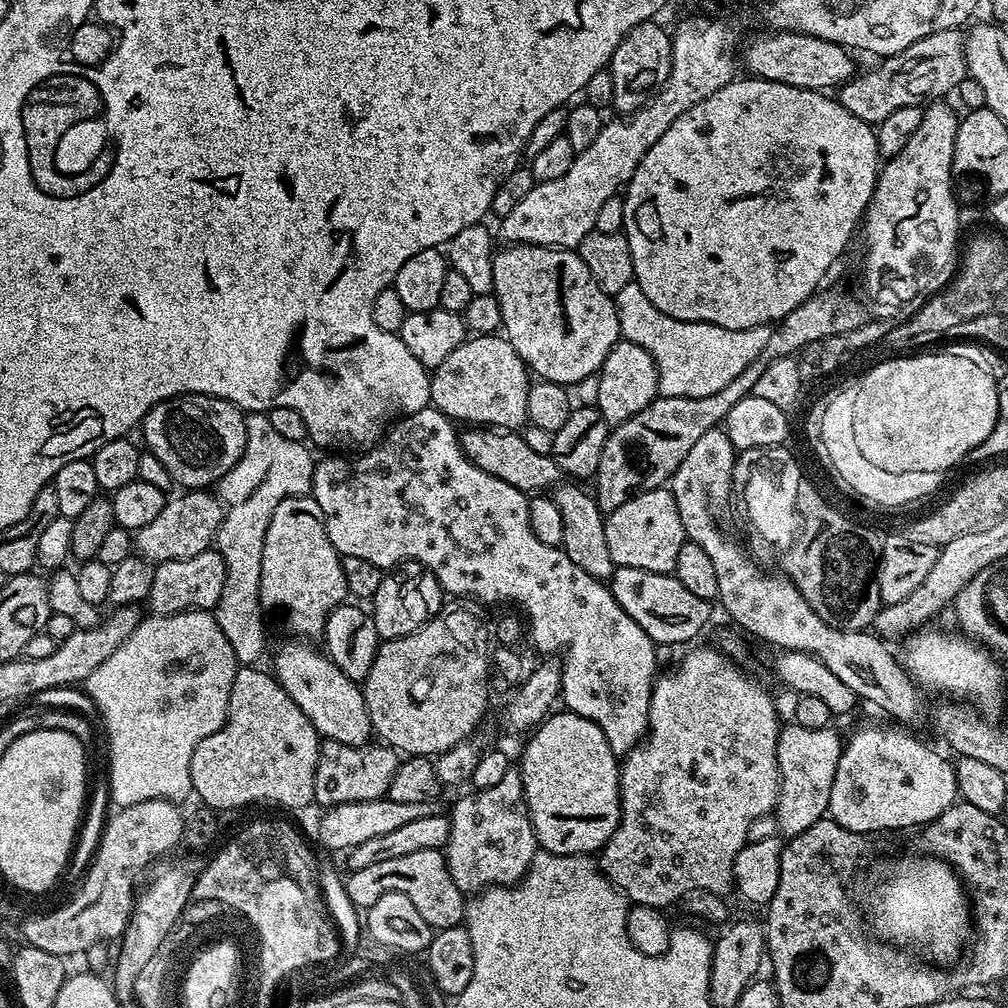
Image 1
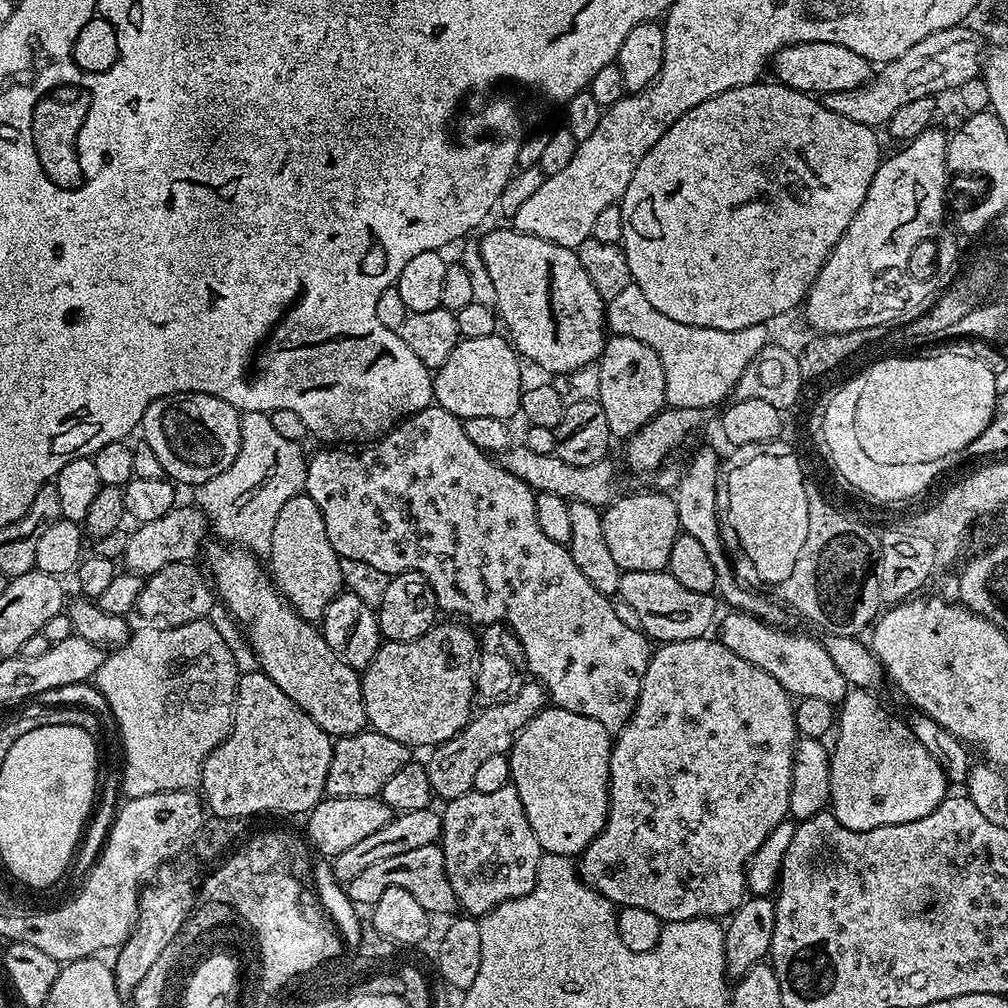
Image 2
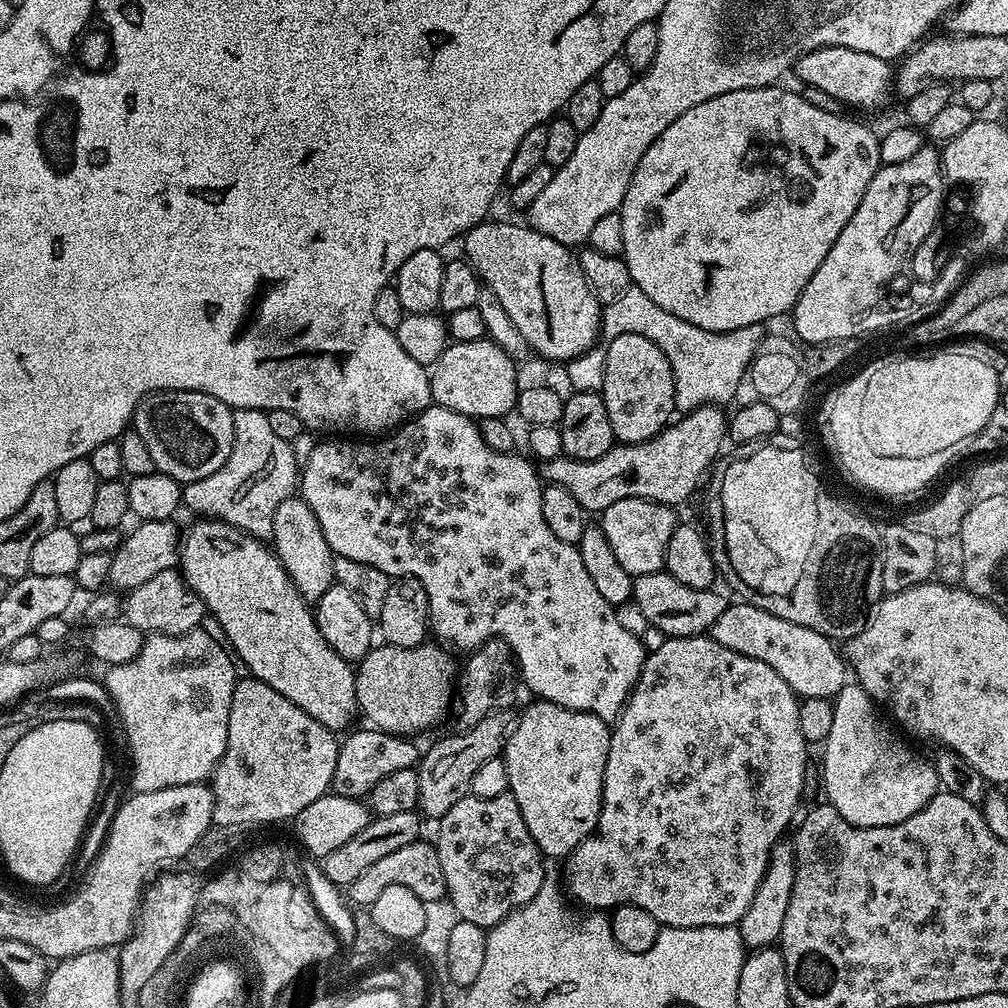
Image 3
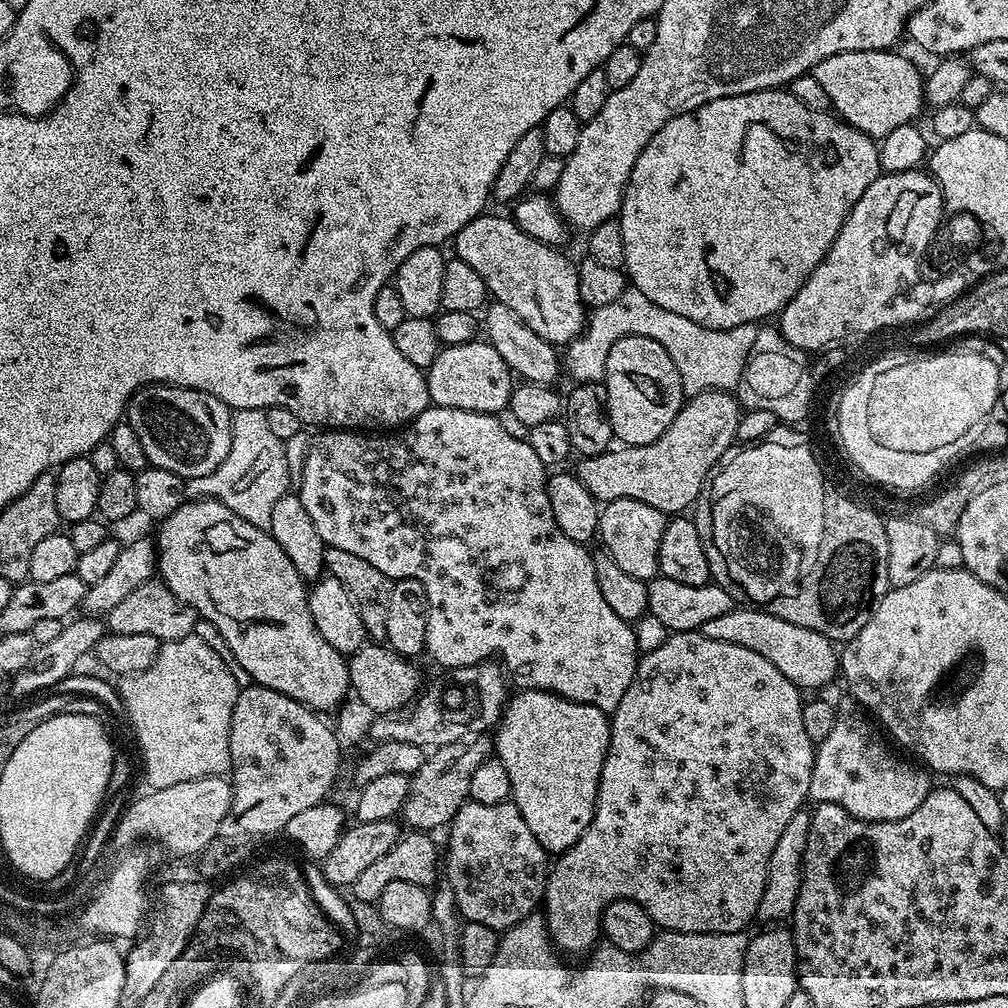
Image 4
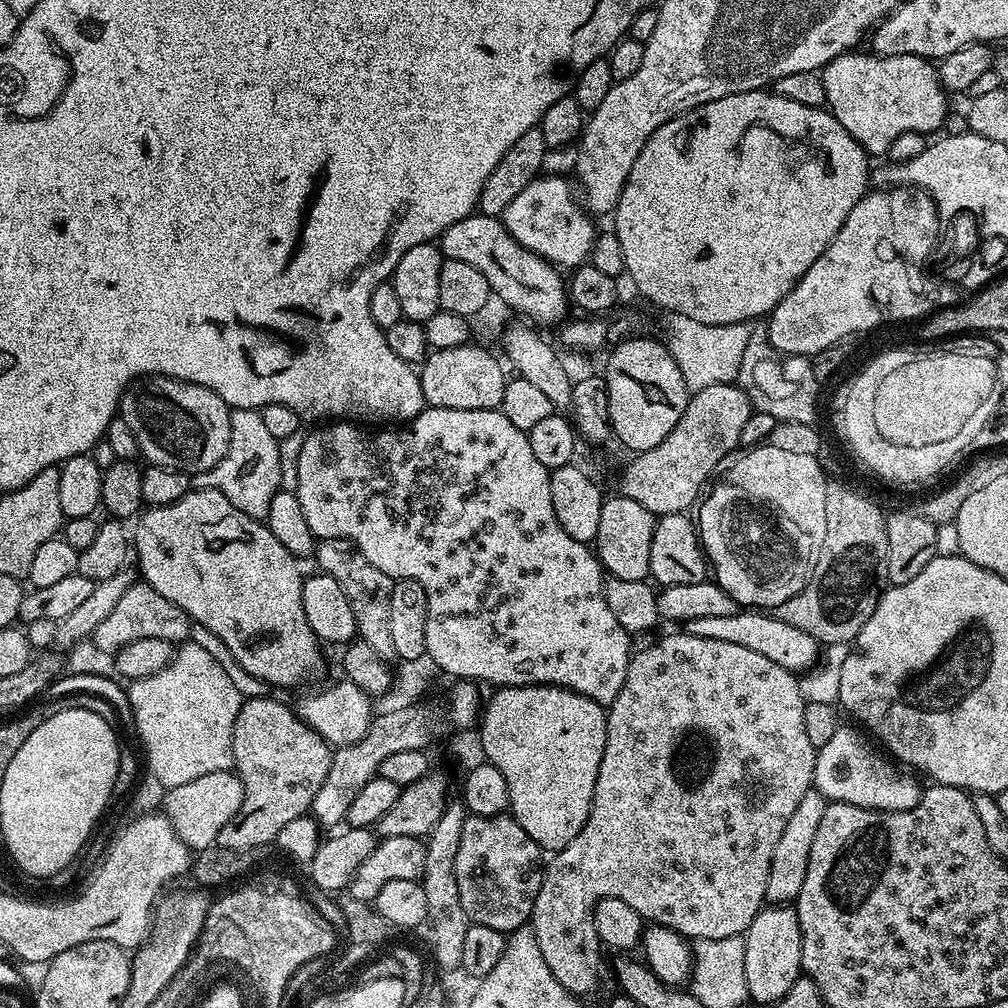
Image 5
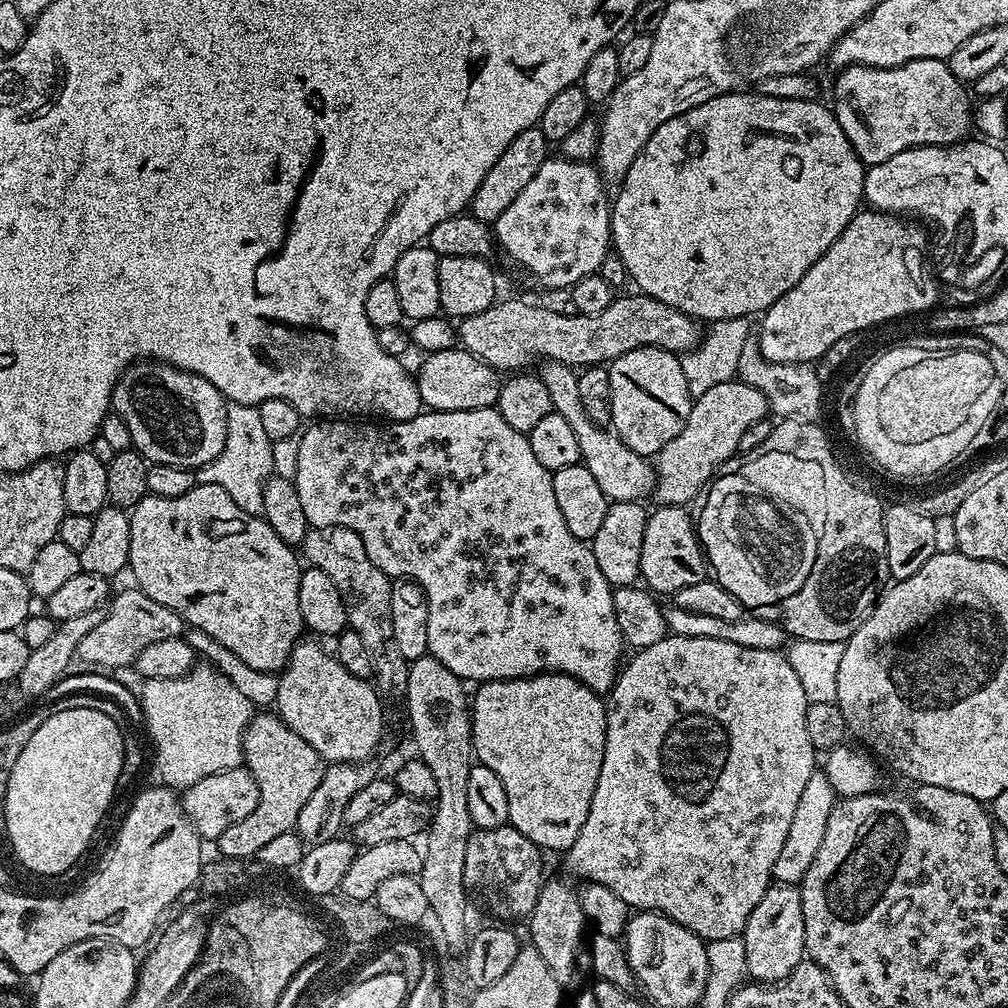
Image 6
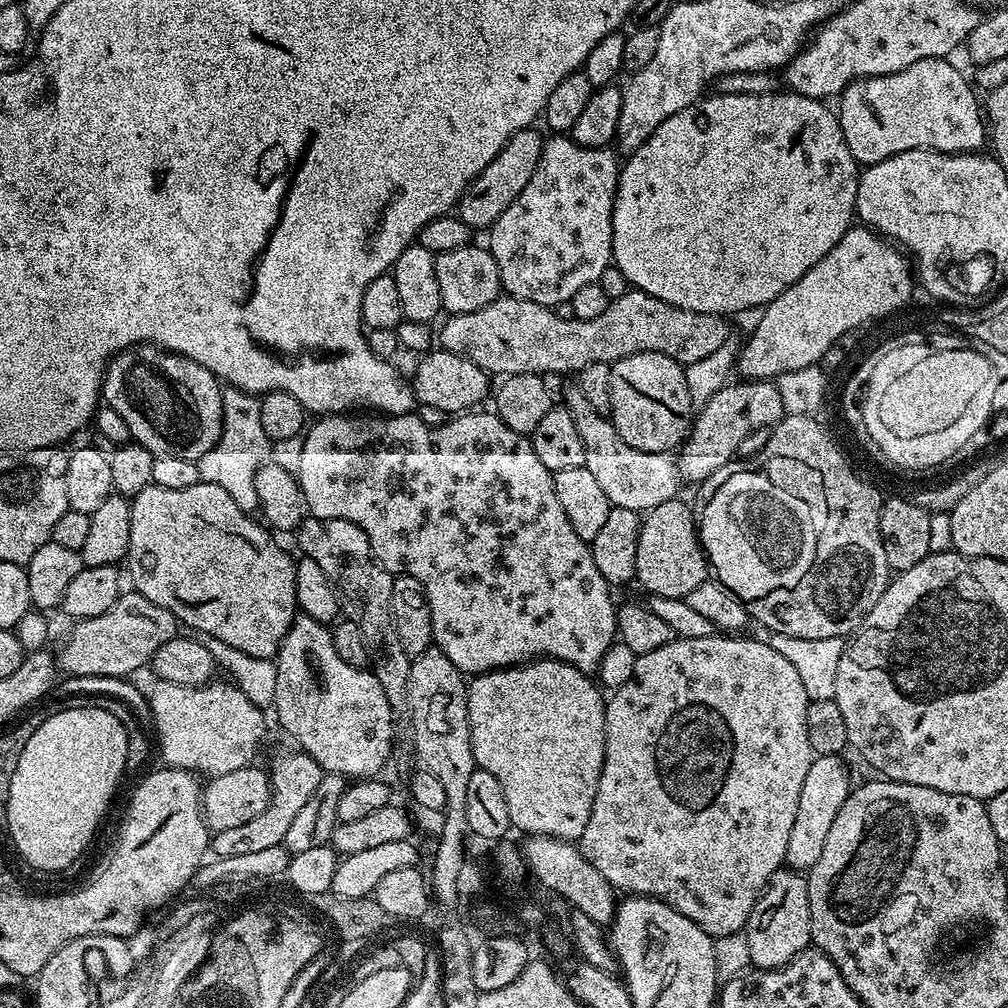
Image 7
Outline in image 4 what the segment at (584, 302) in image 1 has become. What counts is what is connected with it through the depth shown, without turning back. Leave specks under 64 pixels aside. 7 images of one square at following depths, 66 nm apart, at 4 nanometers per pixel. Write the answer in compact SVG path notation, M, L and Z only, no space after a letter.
M511 215L476 216L454 237L455 259L465 260L486 282L499 303L510 306L538 338L554 346L567 346L586 327L586 305L578 290L578 268L560 253L559 247L538 242L523 232Z

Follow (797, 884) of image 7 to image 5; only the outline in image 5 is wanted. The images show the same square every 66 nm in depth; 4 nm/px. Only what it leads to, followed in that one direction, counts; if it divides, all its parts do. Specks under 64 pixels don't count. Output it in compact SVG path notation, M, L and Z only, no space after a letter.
M765 906L750 922L744 932L746 946L746 986L748 995L753 1001L764 1006L771 1006L775 1000L781 1000L794 986L794 982L801 979L802 969L802 934L800 923L796 917L796 909L792 906Z

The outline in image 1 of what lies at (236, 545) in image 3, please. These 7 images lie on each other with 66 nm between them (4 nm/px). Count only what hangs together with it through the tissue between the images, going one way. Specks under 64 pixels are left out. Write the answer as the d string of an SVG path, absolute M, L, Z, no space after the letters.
M300 638L291 639L286 641L276 652L276 668L274 667L276 681L284 687L286 694L290 694L290 698L294 698L294 702L298 702L302 714L306 714L306 718L310 718L310 722L324 740L333 740L342 742L346 746L364 748L369 743L367 740L373 739L374 733L364 705L361 685L357 681L346 678L346 674L342 674L342 670L338 670L338 666L334 666L334 662L319 647L317 647L318 649L311 648L308 645L311 643Z

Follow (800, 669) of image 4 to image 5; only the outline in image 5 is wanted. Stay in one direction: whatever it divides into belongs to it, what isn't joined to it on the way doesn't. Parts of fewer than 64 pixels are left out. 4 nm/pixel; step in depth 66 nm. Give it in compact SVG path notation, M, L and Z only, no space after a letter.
M737 610L734 614L726 614L715 618L694 618L687 621L686 630L702 638L714 638L717 642L735 642L738 646L746 646L746 650L754 650L758 654L766 654L770 662L778 662L793 674L803 674L809 667L819 661L822 645L806 630L798 630L790 626L790 622L782 622L764 610Z

